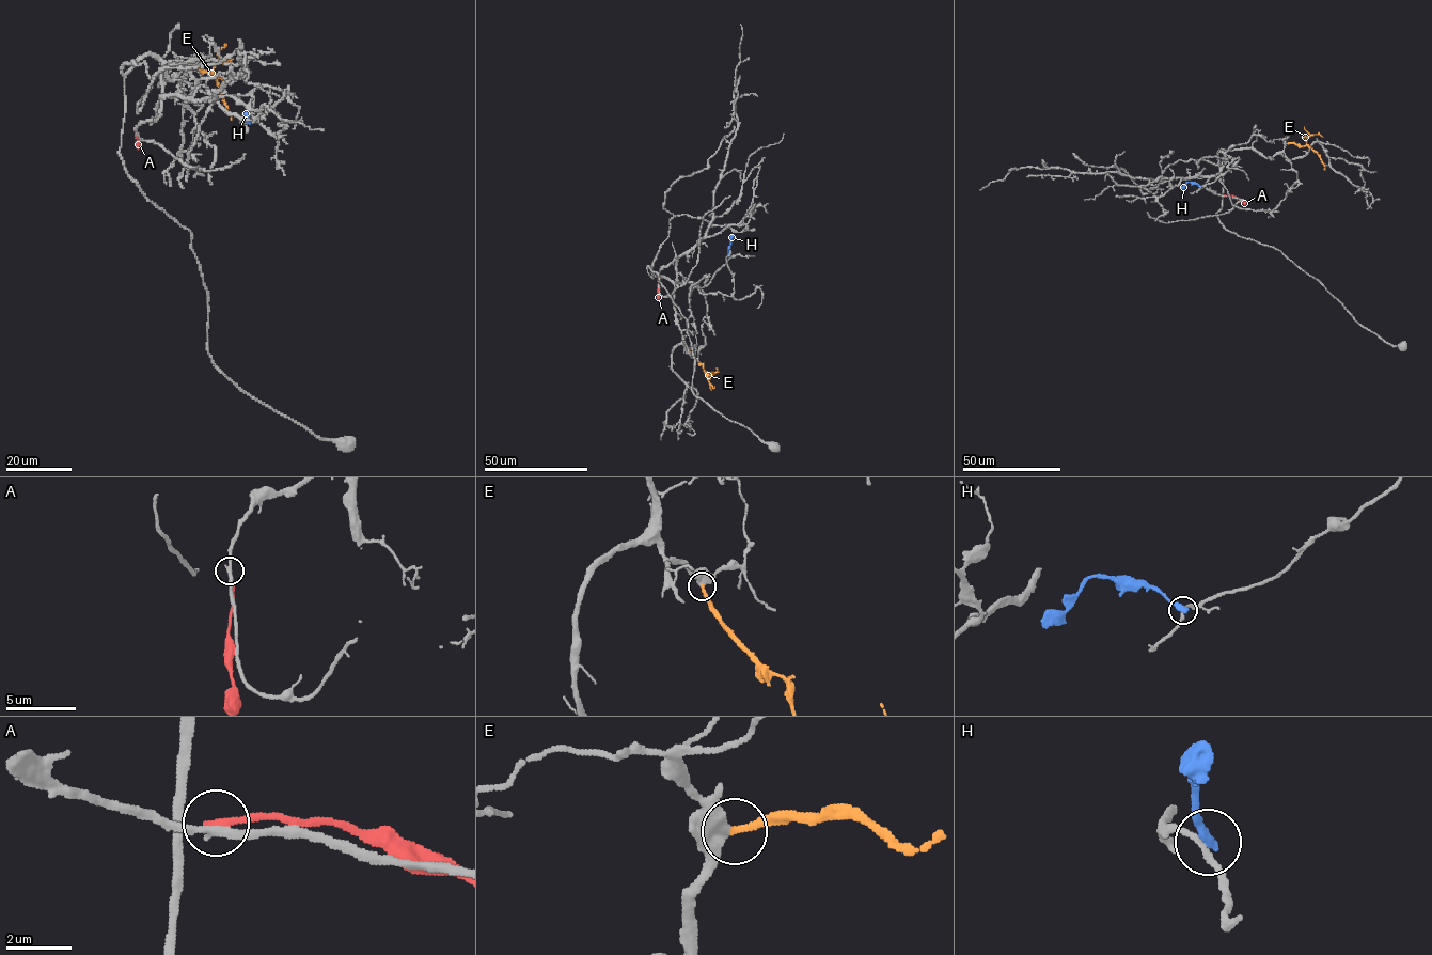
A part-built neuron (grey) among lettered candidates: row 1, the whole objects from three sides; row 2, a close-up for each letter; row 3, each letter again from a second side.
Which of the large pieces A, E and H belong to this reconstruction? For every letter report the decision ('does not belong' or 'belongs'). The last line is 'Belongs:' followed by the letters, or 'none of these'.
A: does not belong
E: belongs
H: does not belong
Belongs: E

